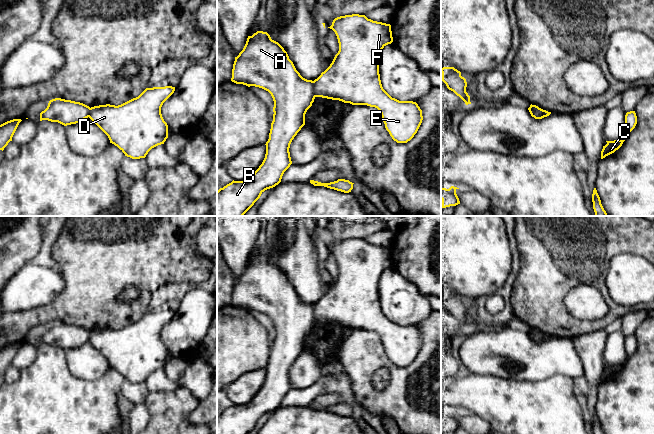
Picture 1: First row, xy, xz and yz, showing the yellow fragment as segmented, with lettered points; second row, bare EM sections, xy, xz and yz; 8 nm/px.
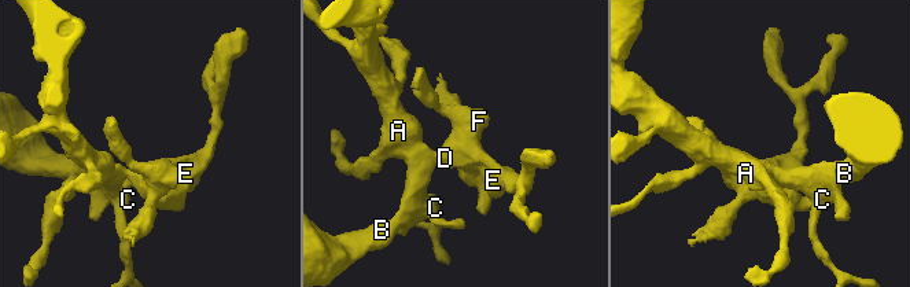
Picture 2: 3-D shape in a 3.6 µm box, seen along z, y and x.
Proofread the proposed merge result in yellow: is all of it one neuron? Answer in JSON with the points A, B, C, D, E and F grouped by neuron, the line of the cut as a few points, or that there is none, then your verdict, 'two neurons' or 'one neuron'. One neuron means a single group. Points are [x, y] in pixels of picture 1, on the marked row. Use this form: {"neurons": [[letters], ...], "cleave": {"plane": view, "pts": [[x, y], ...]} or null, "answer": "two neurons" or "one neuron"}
{"neurons": [["A", "B", "C"], ["D", "E", "F"]], "cleave": {"plane": "yz", "pts": [[529, 109], [539, 109], [544, 116]]}, "answer": "two neurons"}

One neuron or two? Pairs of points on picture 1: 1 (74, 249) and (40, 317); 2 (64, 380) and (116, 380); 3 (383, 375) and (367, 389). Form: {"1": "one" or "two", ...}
{"1": "one", "2": "one", "3": "two"}

